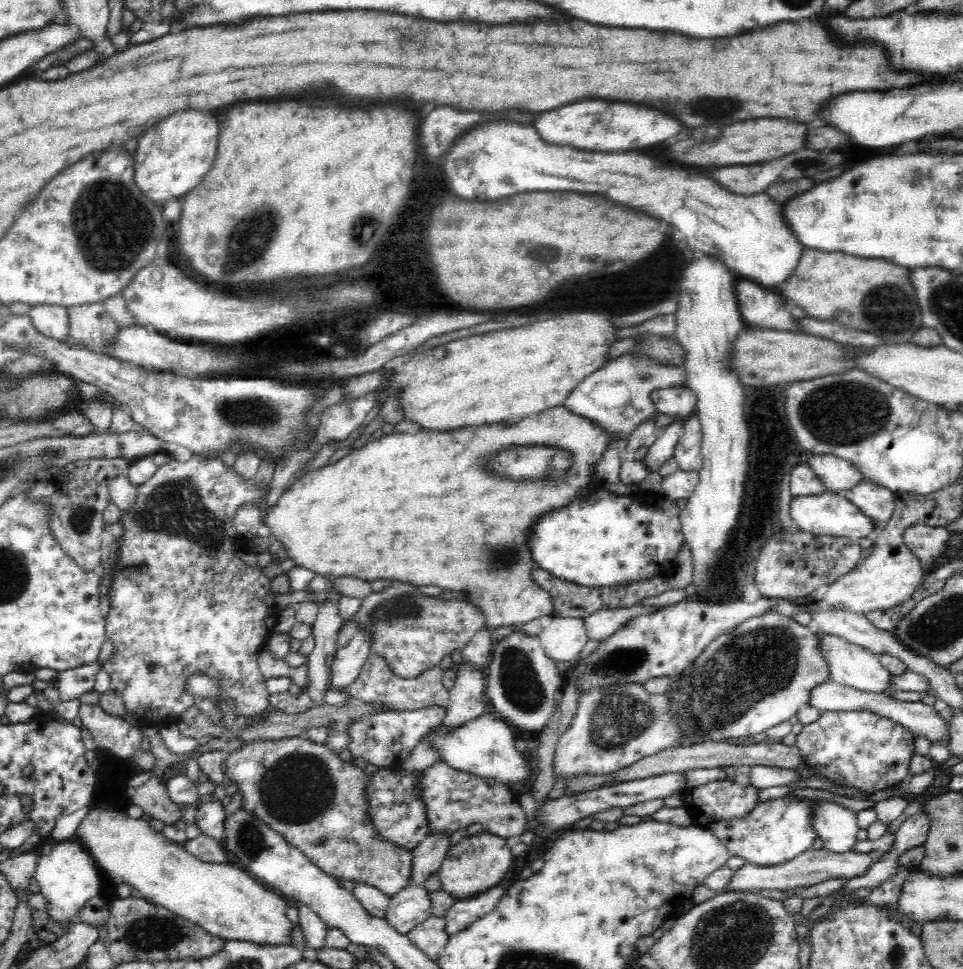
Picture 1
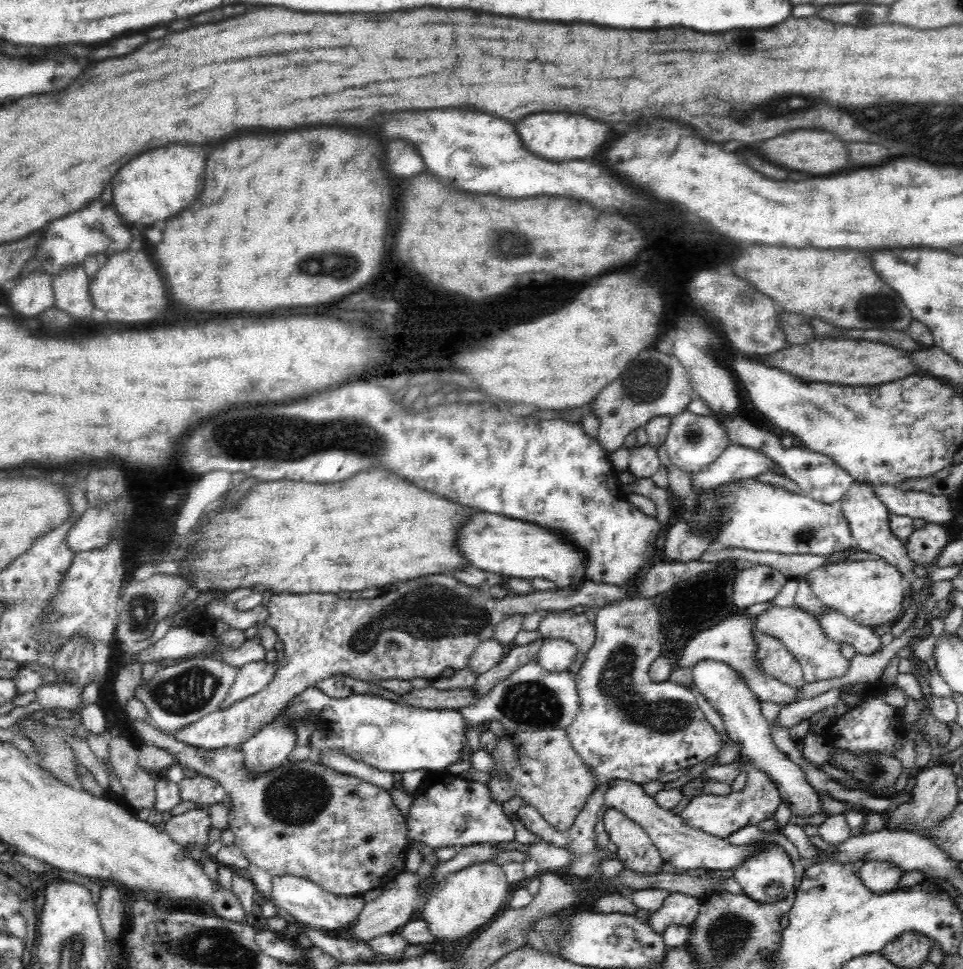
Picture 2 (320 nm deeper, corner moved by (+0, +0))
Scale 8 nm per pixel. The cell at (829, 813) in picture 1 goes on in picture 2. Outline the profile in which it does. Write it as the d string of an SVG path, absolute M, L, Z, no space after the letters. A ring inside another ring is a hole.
M708 659L696 662L692 666L692 677L700 694L710 702L724 720L728 738L734 740L742 748L741 754L751 760L754 768L765 772L776 785L782 805L798 816L812 816L820 813L820 802L814 787L808 784L802 769L790 761L787 755L776 749L770 736L768 721L761 713L761 701L742 682L738 673L723 662Z

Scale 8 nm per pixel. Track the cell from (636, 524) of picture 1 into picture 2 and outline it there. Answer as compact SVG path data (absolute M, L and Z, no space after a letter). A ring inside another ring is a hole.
M476 511L472 518L460 528L458 532L458 550L464 558L468 558L468 564L482 571L488 571L492 574L502 575L503 577L514 577L521 579L546 578L554 582L556 588L564 589L570 585L584 579L584 562L586 555L572 545L568 545L562 535L548 531L534 523L526 523L518 519L508 518L500 514L490 514L482 511Z

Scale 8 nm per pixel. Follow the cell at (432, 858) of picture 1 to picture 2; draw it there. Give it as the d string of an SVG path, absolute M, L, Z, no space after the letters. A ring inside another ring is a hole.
M402 872L400 876L395 879L396 886L394 888L383 892L376 900L368 902L364 909L358 914L354 922L350 922L350 932L352 936L357 938L358 942L367 943L369 940L377 936L393 933L404 926L408 921L417 916L416 906L418 899L419 876L412 872Z

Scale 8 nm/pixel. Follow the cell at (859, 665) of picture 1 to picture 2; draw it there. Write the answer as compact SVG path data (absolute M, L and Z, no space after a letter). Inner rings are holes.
M773 599L768 600L769 607L755 618L756 634L766 634L778 638L787 649L798 659L803 670L805 682L818 682L828 678L840 678L846 674L849 661L840 653L840 647L832 640L826 638L820 629L820 623L814 615L803 609L792 607L780 607L775 605Z

